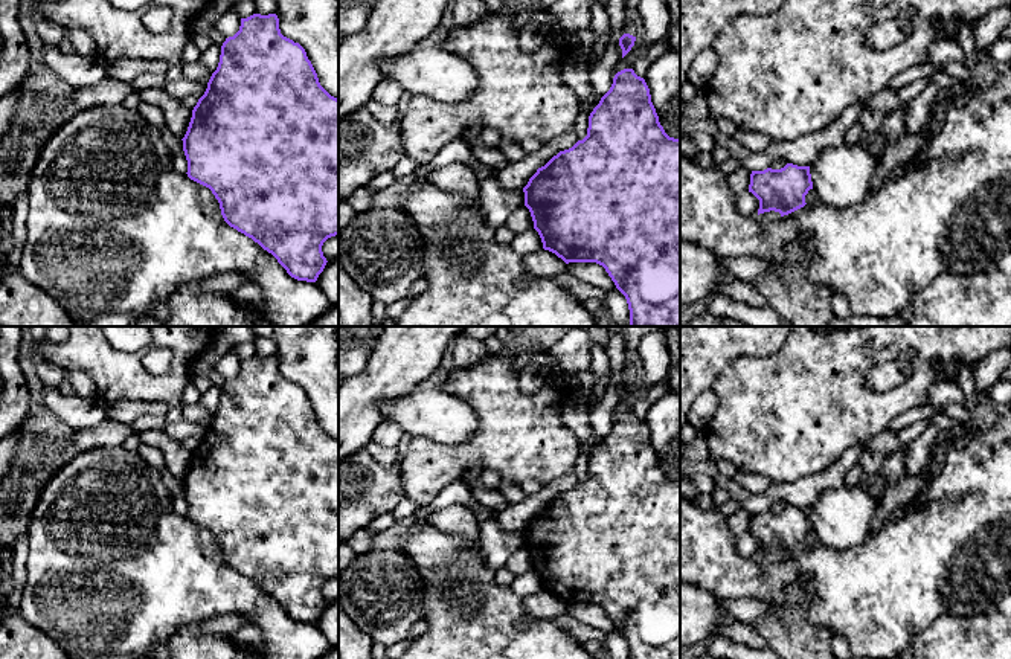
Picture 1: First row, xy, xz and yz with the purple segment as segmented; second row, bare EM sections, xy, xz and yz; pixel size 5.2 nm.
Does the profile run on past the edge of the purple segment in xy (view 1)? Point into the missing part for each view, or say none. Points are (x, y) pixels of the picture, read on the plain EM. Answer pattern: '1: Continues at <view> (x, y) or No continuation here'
1: No continuation here

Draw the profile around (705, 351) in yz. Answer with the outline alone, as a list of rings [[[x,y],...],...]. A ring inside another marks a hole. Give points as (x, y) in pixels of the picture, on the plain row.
[[[680,326],[680,429],[695,398],[711,389],[720,371],[737,357],[769,357],[787,340],[791,326]]]

